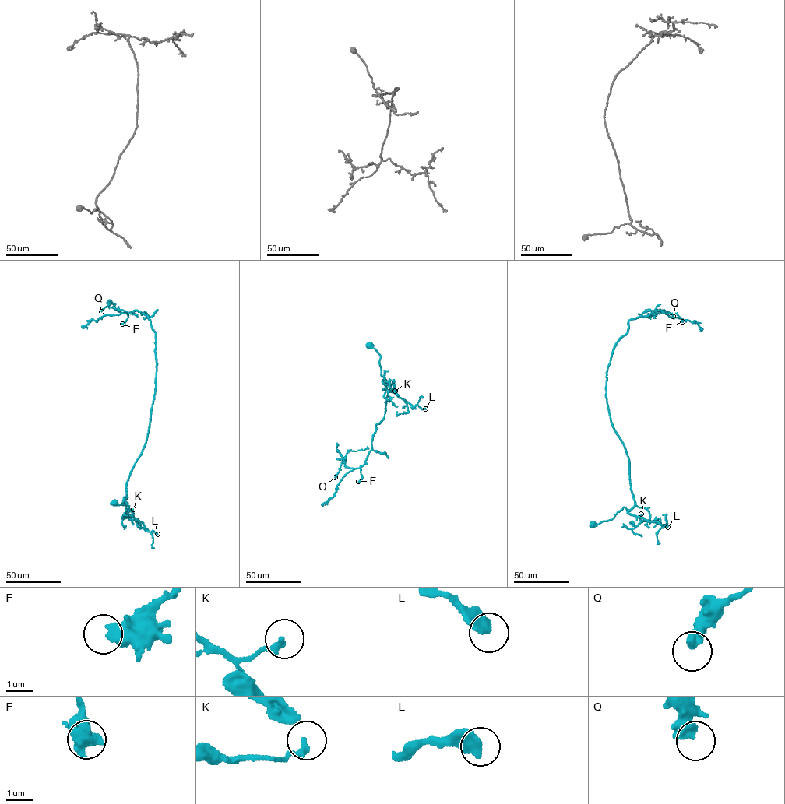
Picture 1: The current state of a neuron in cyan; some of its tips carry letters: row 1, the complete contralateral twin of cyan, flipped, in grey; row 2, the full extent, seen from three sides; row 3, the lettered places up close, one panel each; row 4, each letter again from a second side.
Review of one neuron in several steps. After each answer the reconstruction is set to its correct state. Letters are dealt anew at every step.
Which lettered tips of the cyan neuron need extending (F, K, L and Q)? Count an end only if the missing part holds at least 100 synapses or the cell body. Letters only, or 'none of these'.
none of these

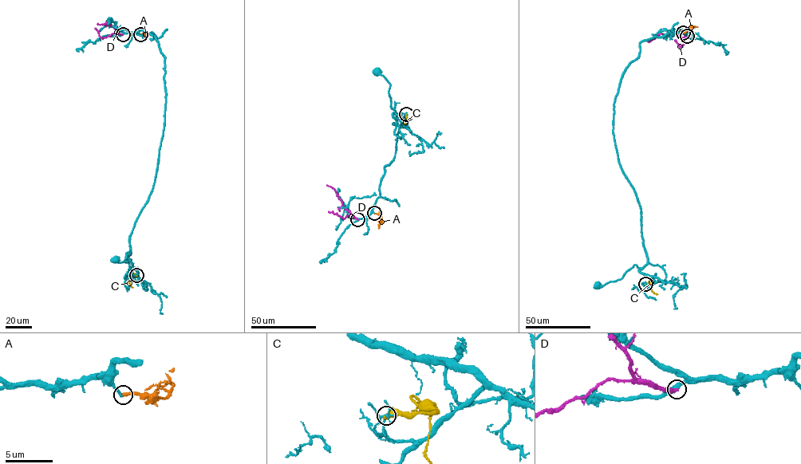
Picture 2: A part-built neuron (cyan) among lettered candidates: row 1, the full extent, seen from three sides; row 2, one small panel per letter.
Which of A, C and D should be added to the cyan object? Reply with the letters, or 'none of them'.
A

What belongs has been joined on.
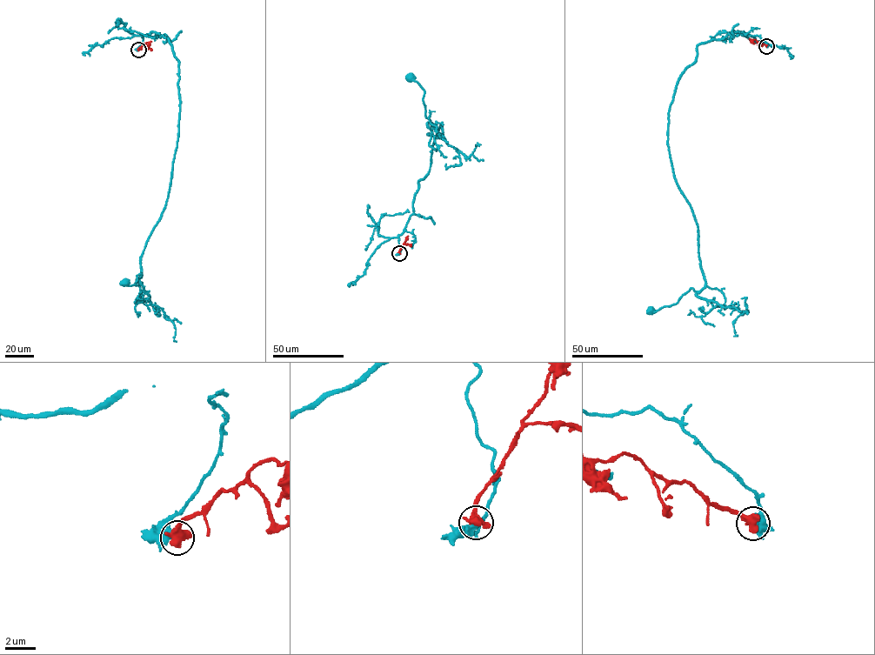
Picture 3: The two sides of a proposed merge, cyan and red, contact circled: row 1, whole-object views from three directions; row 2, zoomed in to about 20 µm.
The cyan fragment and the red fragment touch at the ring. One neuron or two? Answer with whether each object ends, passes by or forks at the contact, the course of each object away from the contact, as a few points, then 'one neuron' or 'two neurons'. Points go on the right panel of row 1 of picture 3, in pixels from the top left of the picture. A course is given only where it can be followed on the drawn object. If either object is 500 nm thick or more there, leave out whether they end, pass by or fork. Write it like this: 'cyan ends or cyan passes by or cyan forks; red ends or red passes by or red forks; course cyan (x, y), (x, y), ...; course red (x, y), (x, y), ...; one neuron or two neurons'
course cyan (766, 45), (737, 31), (700, 43), (678, 81), (668, 150), (697, 228), (704, 286), (651, 310); course red (766, 45), (751, 40), (755, 43); two neurons

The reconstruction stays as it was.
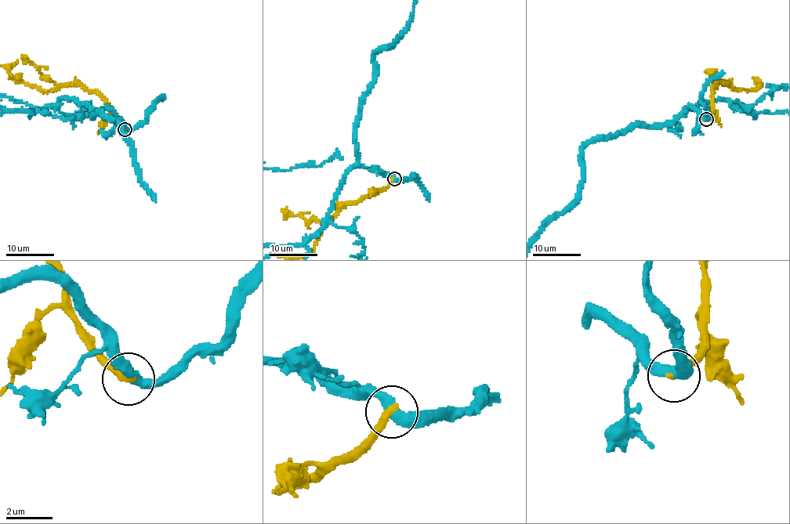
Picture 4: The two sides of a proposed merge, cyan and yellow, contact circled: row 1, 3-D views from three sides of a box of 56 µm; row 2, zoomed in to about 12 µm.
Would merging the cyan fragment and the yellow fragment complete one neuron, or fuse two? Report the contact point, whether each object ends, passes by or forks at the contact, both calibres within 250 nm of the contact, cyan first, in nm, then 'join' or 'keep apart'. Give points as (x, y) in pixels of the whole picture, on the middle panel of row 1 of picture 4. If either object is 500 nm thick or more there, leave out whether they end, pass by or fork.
(394, 178) | cyan passes by | yellow ends | 440/340 nm | keep apart

